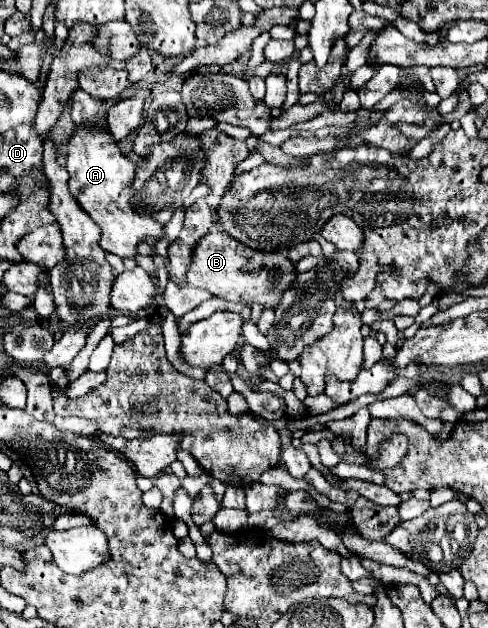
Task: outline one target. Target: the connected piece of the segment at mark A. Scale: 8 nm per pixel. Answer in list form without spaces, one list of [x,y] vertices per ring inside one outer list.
[[[86,121],[74,127],[68,139],[66,151],[66,171],[70,173],[70,193],[80,203],[80,207],[102,227],[100,247],[104,251],[116,253],[118,257],[134,259],[136,245],[146,241],[146,235],[160,239],[164,229],[152,217],[144,219],[134,211],[134,191],[130,189],[134,177],[134,163],[128,161],[116,141],[112,139],[106,123],[102,121]]]

